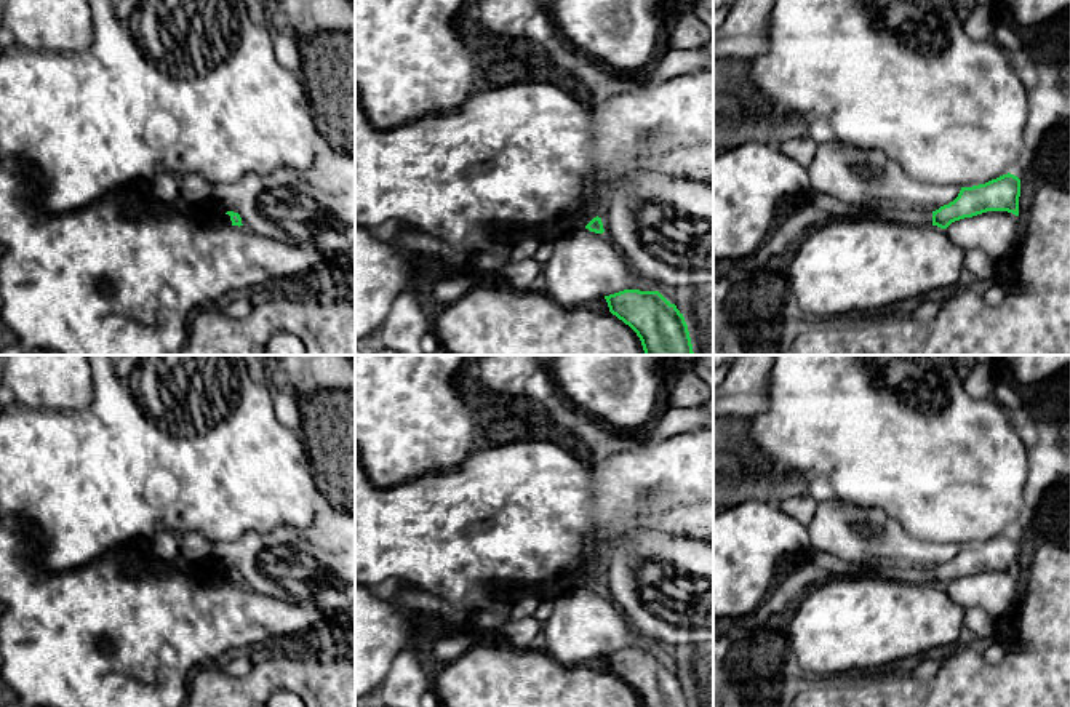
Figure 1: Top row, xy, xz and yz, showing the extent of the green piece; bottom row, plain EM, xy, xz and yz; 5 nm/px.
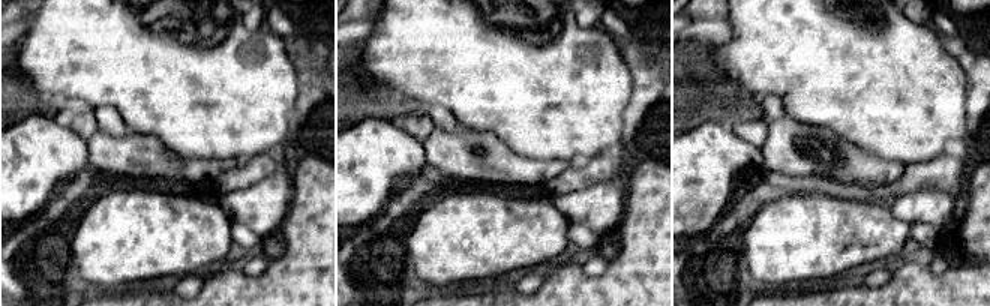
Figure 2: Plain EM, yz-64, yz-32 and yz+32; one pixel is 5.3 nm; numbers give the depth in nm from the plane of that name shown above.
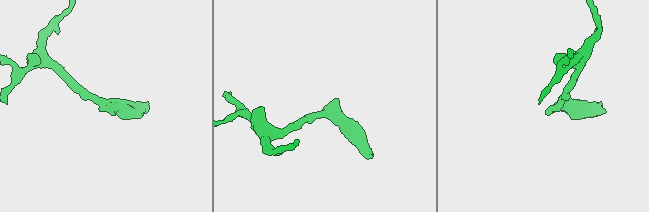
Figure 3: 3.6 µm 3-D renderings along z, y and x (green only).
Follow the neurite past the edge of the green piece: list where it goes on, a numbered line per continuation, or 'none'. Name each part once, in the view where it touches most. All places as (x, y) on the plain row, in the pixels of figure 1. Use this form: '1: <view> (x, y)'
1: yz (834, 567)

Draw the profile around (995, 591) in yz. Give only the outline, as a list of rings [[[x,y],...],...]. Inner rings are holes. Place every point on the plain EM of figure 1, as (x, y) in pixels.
[[[987,569],[952,581],[948,597],[961,608],[980,608],[996,622],[1011,619],[1017,608],[1017,574],[1008,569]]]

